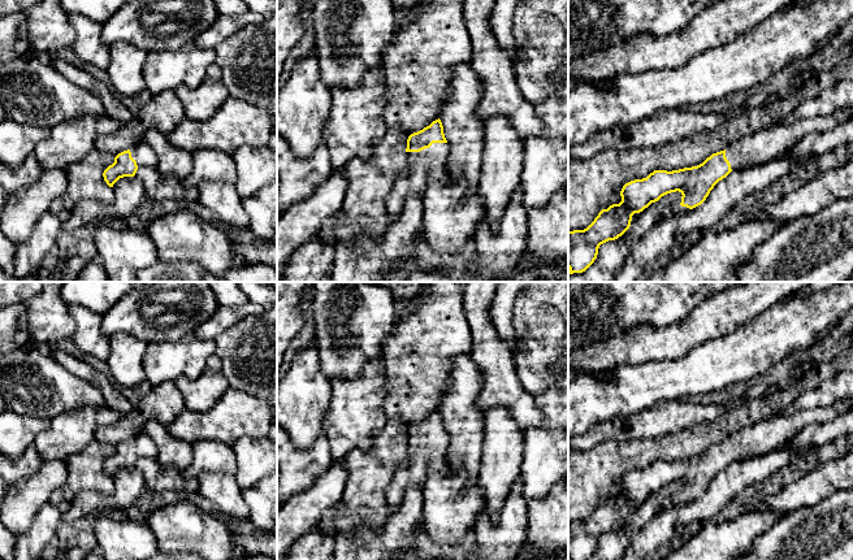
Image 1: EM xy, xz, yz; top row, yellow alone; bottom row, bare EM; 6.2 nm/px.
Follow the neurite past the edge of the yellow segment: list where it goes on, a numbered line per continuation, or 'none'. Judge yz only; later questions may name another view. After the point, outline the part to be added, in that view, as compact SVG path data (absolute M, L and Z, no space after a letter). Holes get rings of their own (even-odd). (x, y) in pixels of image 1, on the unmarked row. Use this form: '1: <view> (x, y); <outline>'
1: yz (754, 441); M843 401L827 408L802 409L793 414L778 414L744 427L726 439L731 460L758 457L785 444L810 424L823 424L844 414Z

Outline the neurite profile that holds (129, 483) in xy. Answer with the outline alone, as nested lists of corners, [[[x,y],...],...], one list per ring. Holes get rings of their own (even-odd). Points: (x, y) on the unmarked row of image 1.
[[[138,468],[120,469],[112,478],[114,492],[100,494],[92,490],[81,492],[64,509],[61,522],[90,521],[98,515],[111,515],[113,509],[126,509],[148,495],[146,481]]]

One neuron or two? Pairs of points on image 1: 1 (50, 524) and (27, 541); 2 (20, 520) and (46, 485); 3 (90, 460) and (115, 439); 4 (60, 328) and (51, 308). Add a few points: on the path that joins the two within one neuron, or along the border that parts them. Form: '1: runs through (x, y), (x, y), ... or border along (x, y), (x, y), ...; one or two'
1: runs through (44, 528), (33, 539); one
2: runs through (20, 511), (37, 494); one
3: border along (95, 438), (115, 447); two
4: runs through (55, 322), (51, 318), (51, 313); one

